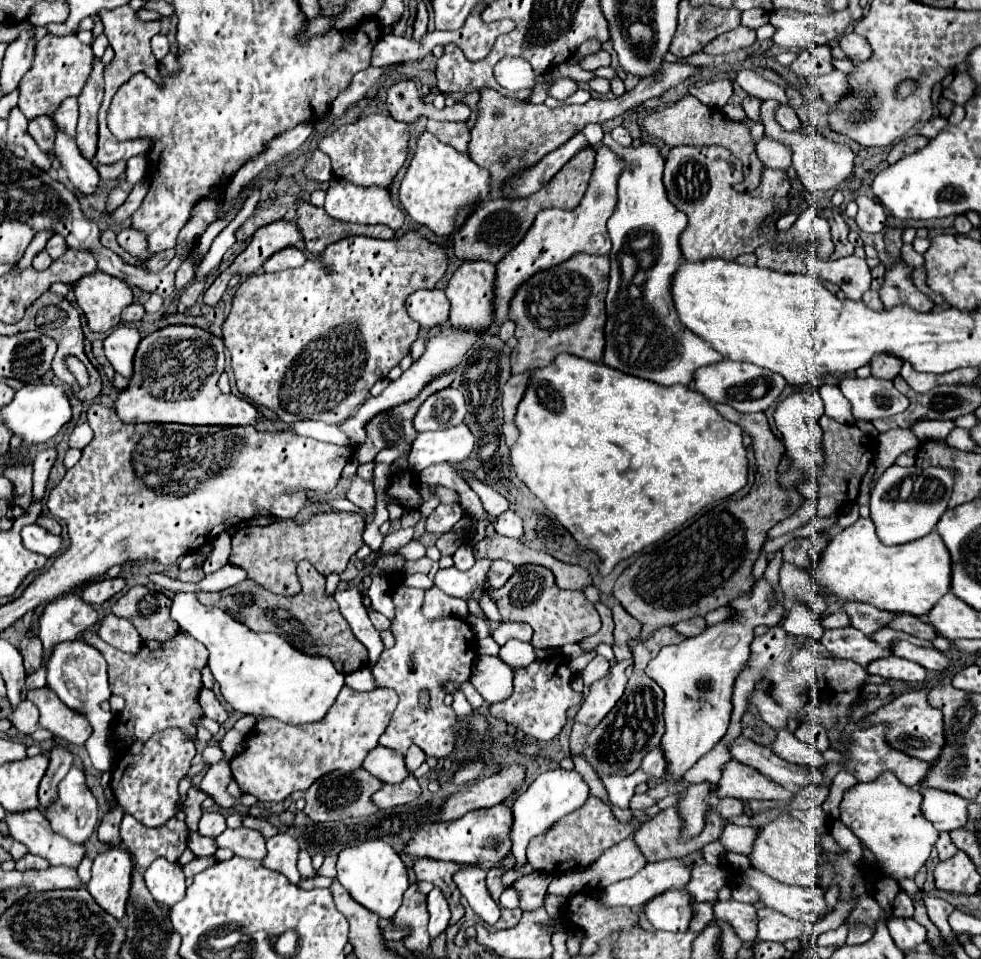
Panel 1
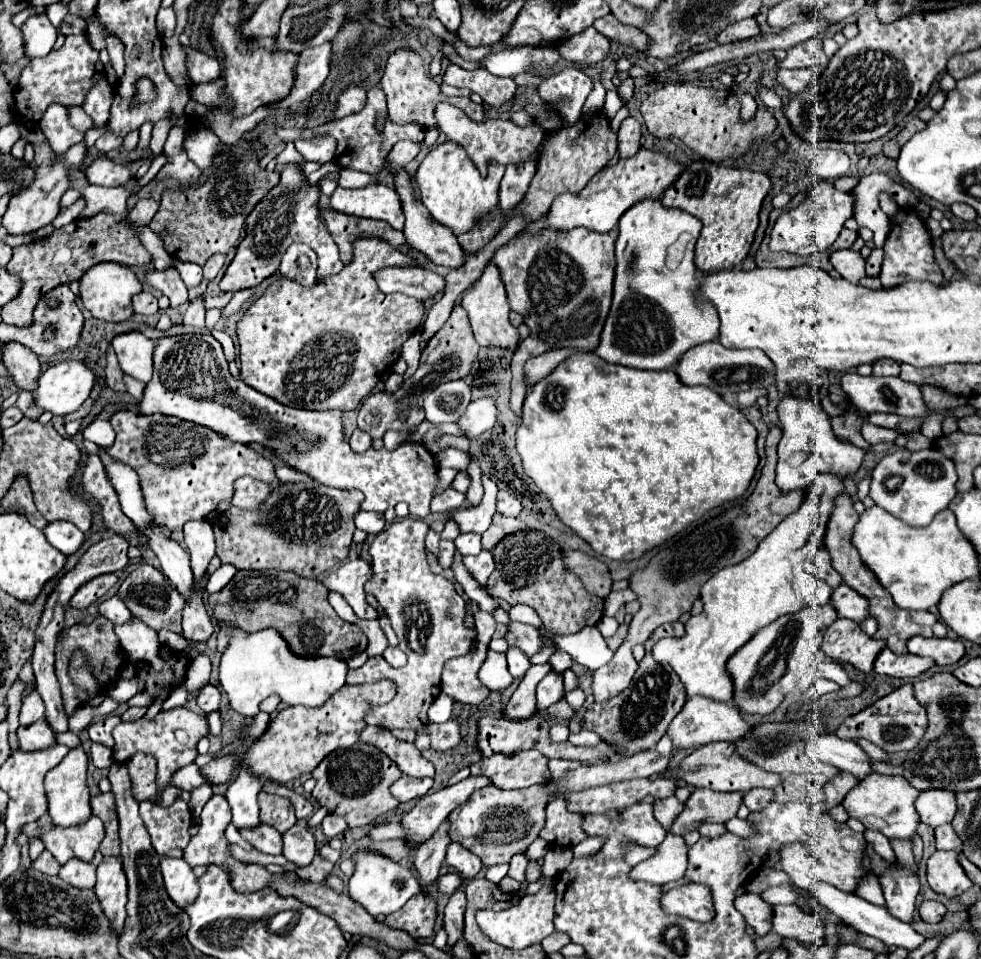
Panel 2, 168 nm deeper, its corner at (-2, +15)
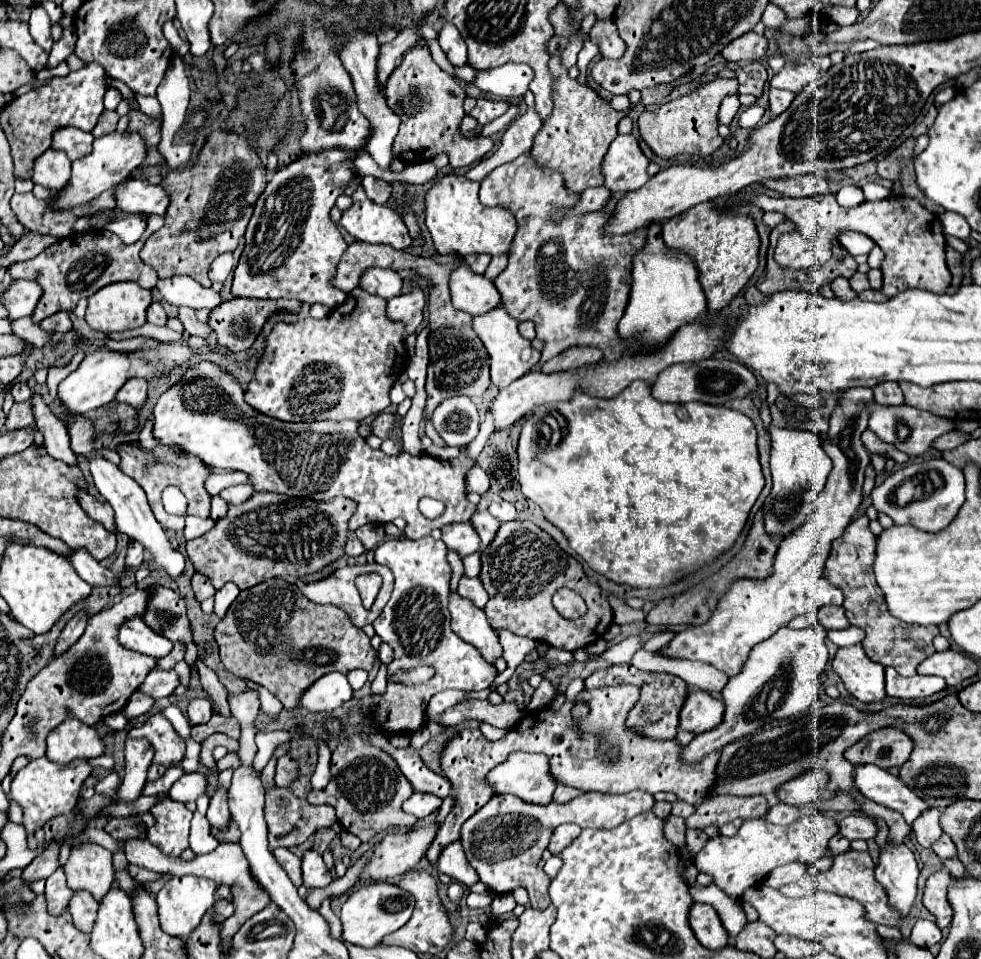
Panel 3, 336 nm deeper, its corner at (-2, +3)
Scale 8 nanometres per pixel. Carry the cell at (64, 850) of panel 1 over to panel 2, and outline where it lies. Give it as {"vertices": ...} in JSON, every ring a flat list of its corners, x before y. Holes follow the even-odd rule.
{"vertices":[[94,815,88,821,66,829,46,823,44,827,40,827,40,839,60,865,74,857,90,863,104,839,104,825]]}

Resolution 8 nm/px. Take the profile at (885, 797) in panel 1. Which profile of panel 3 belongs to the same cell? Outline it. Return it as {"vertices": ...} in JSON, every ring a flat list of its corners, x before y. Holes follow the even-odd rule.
{"vertices":[[850,815,850,817,844,817,840,819,838,823,840,827,840,833,846,837,846,839,874,839,878,835,878,825,876,825,876,819,870,817,870,815]]}

